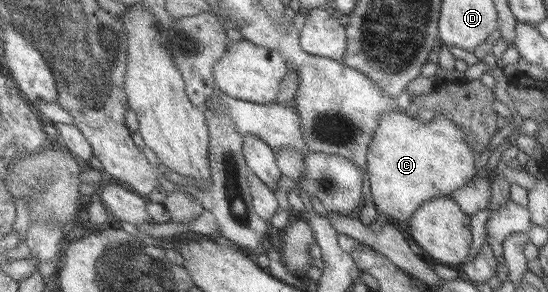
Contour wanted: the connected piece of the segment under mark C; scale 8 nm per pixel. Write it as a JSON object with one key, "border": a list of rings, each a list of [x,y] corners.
{"border":[[[386,112],[379,121],[379,128],[369,145],[367,155],[367,193],[375,207],[392,219],[408,222],[414,213],[422,207],[423,203],[438,197],[451,198],[452,192],[463,188],[476,175],[482,171],[476,170],[478,152],[472,149],[471,142],[467,140],[464,130],[446,116],[439,116],[430,123],[417,120],[410,112]]]}

